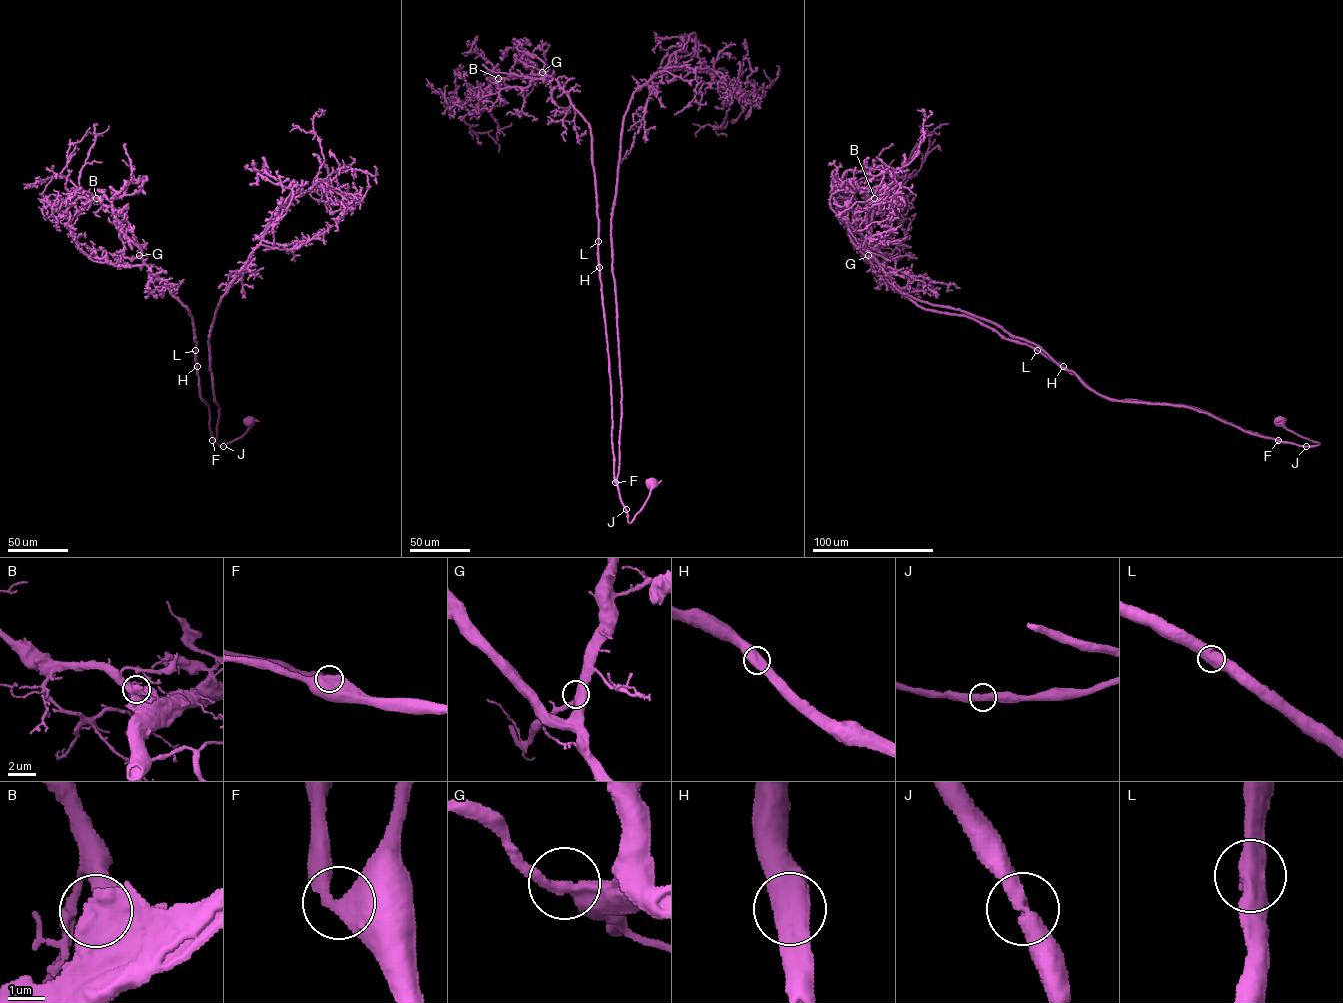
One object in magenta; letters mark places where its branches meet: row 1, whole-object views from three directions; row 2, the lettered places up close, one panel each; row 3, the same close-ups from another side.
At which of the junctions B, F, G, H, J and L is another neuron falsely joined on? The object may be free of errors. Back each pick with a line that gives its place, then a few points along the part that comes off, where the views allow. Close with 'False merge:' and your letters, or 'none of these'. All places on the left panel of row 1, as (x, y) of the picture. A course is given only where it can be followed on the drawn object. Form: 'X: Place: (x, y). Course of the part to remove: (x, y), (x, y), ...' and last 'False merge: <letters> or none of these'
False merge: none of these

